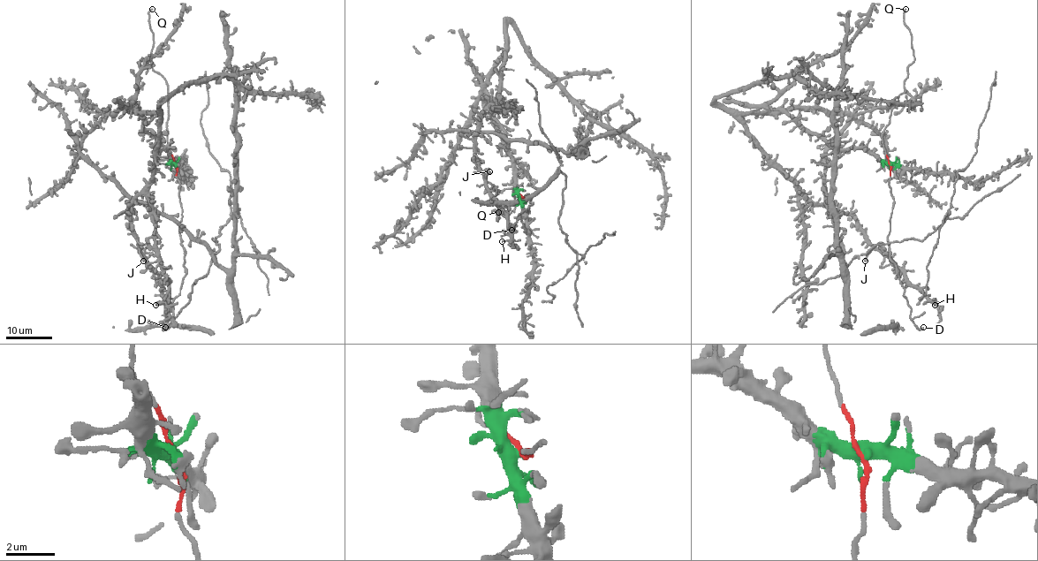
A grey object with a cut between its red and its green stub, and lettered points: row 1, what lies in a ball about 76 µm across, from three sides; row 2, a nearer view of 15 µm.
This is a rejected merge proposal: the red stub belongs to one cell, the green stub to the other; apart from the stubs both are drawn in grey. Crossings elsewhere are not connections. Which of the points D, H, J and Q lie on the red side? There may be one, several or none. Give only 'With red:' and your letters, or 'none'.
With red: D, Q

